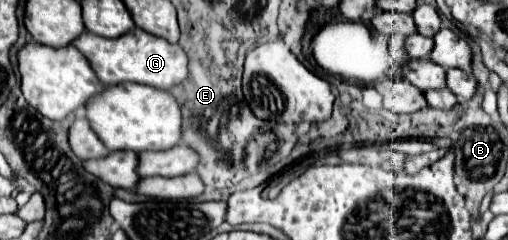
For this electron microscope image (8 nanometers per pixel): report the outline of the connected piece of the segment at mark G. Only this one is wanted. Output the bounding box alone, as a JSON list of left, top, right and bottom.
[72,27,188,89]

